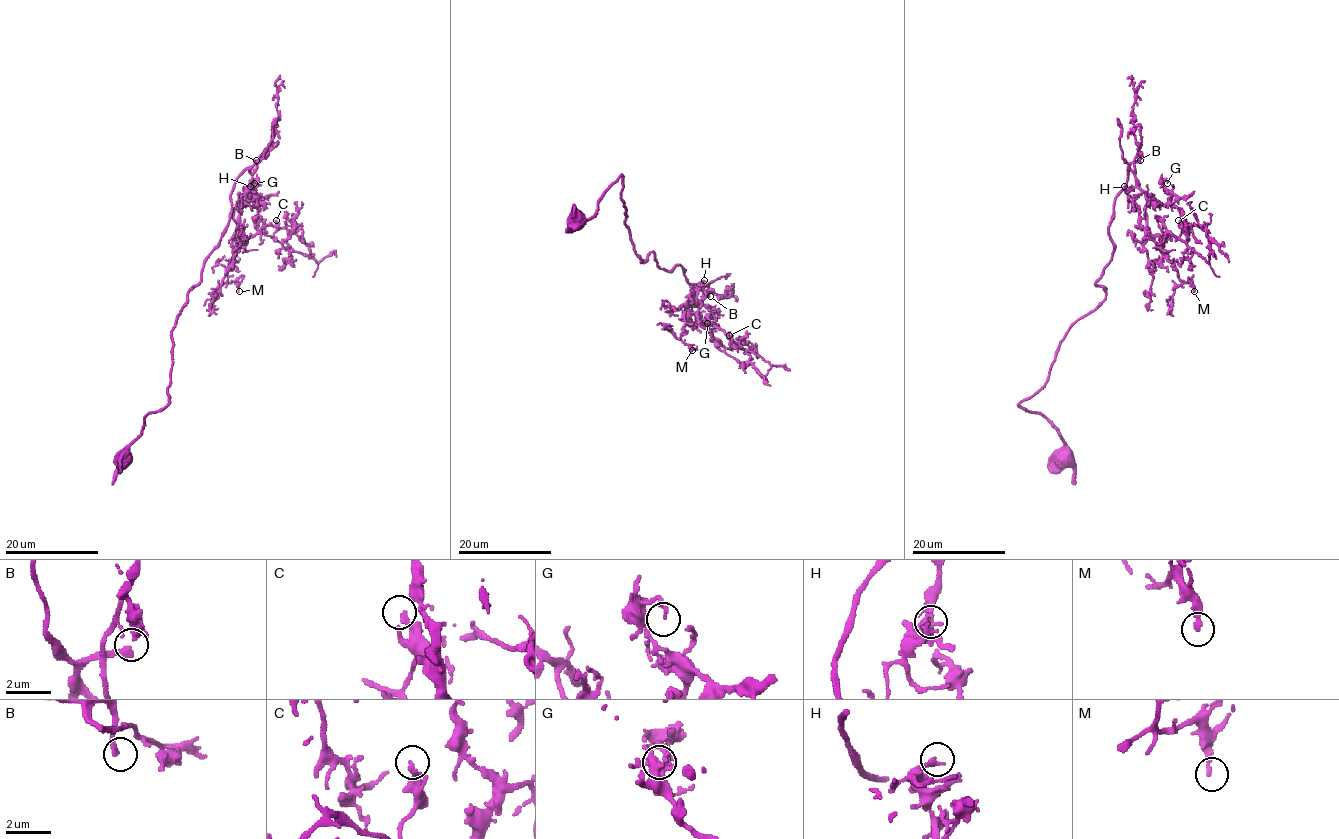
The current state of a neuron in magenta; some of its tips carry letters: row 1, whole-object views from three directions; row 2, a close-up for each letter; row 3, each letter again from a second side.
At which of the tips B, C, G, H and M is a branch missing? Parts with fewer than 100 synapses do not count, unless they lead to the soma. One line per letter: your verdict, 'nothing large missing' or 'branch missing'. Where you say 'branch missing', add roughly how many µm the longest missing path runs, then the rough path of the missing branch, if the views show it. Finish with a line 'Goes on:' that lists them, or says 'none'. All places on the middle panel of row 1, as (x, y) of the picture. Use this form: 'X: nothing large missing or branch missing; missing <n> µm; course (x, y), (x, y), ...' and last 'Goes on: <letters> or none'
B: branch missing; missing 45 µm; course (710, 296), (724, 312), (724, 326), (728, 321), (735, 323), (753, 331), (780, 352), (818, 365)
C: nothing large missing
G: nothing large missing
H: nothing large missing
M: nothing large missing
Goes on: B

